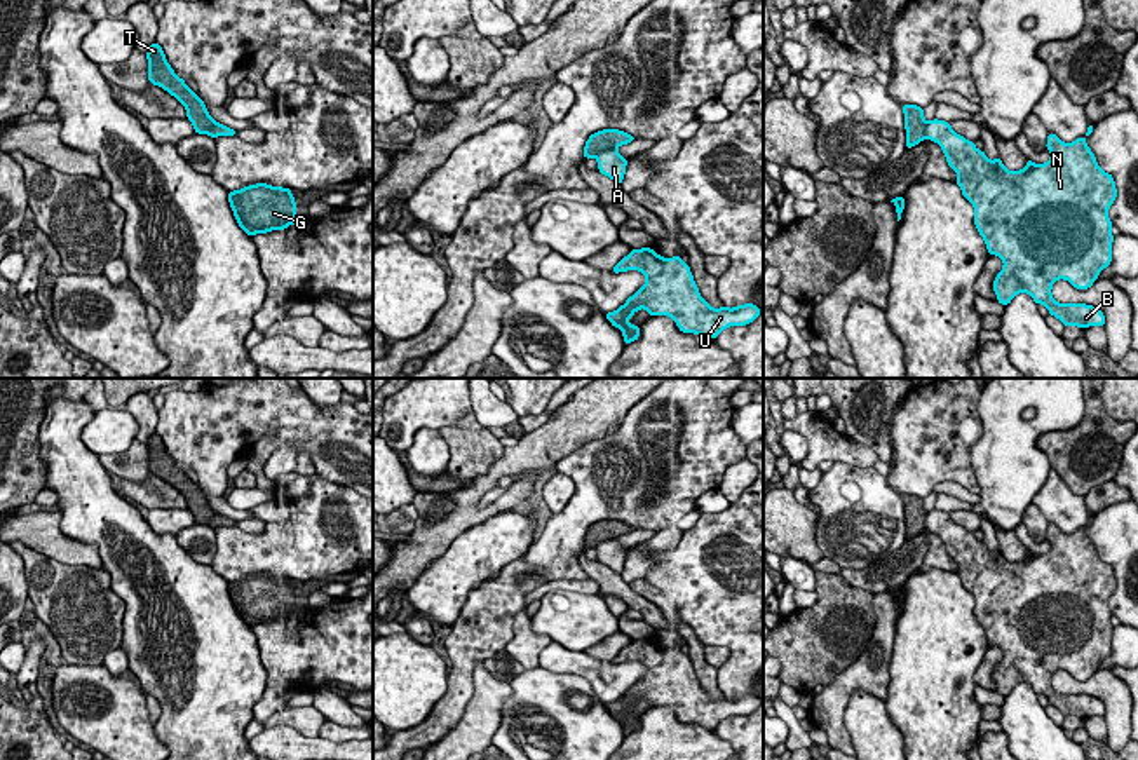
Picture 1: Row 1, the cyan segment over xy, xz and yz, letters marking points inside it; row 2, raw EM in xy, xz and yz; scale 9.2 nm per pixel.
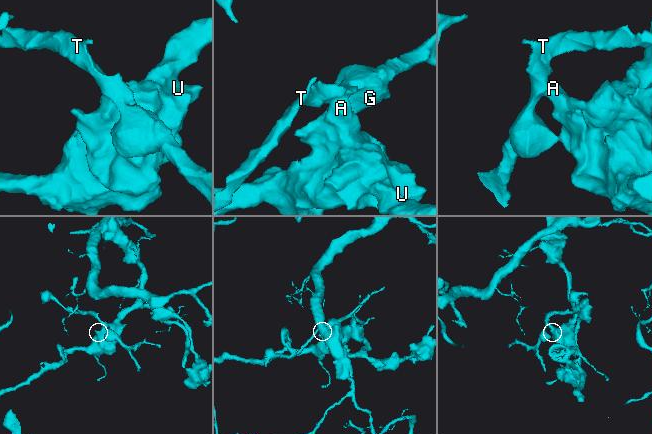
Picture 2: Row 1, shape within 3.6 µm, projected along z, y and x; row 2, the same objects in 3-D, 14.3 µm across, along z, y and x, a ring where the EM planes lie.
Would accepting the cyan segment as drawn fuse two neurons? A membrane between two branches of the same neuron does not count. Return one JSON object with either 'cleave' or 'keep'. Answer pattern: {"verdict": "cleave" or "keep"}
{"verdict": "keep"}

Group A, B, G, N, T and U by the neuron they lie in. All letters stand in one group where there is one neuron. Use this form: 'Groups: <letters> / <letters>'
Groups: A B G N T U

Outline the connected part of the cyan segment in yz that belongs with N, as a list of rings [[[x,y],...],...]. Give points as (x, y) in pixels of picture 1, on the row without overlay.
[[[903,495],[906,540],[925,528],[938,533],[945,542],[948,556],[958,565],[957,575],[962,586],[974,596],[974,617],[983,628],[988,645],[997,645],[1004,657],[992,678],[997,692],[1004,697],[1018,683],[1028,683],[1033,692],[1046,696],[1049,704],[1063,716],[1105,716],[1105,704],[1086,694],[1060,694],[1053,689],[1051,678],[1058,669],[1068,671],[1077,680],[1087,680],[1098,671],[1103,659],[1112,654],[1112,612],[1108,598],[1117,587],[1114,567],[1101,561],[1094,544],[1086,535],[1093,516],[1074,533],[1063,533],[1056,525],[1047,523],[1046,540],[1051,549],[1035,554],[1026,549],[1021,561],[1007,561],[1000,547],[990,551],[983,540],[957,525],[950,512],[924,509],[924,499]]]

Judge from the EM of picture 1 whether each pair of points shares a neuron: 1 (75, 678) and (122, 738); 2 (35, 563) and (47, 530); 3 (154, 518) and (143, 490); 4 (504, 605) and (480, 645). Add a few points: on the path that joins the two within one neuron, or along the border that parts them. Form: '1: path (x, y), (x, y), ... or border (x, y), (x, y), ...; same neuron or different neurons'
1: path (70, 698), (75, 706), (96, 719), (103, 719); same neuron
2: border (18, 541), (77, 567); different neurons
3: border (187, 508), (152, 508), (149, 511); different neurons
4: path (494, 616), (480, 635); same neuron

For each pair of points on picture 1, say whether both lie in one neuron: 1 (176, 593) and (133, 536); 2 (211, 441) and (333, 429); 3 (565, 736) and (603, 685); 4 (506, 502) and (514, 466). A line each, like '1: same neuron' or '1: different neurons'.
1: same neuron
2: same neuron
3: different neurons
4: same neuron

